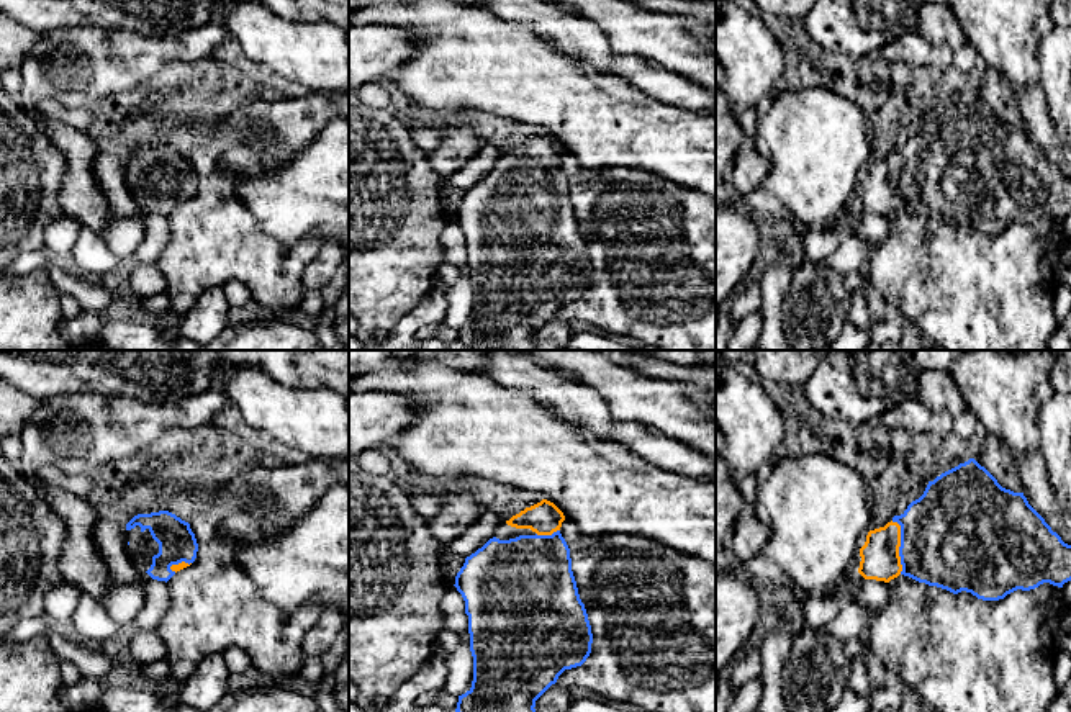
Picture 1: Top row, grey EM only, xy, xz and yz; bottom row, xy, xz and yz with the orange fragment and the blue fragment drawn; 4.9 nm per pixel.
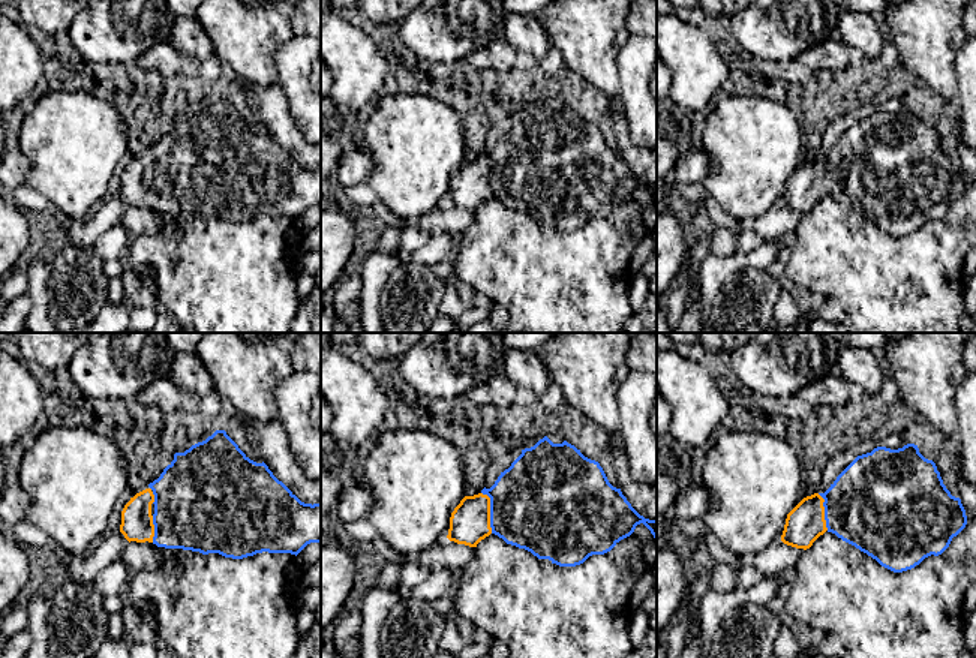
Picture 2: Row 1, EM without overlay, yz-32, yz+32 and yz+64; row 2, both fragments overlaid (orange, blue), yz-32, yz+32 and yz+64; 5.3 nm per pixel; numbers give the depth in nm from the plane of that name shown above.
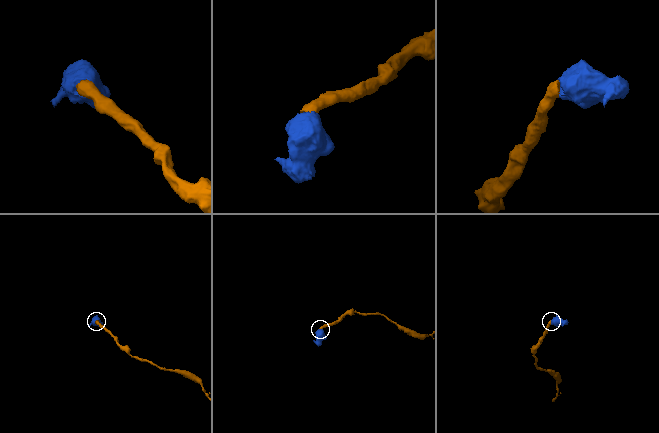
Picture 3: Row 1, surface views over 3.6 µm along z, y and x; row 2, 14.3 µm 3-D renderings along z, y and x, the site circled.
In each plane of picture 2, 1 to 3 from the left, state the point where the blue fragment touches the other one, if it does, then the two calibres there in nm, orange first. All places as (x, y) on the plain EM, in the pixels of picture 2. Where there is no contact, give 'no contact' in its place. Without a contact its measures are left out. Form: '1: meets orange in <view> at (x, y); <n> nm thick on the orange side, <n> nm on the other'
1: meets orange in yz-32 at (153, 194); 180 nm thick on the orange side, 440 nm on the other
2: meets orange in yz+32 at (489, 176); 220 nm thick on the orange side, 480 nm on the other
3: meets orange in yz+64 at (823, 176); 200 nm thick on the orange side, 460 nm on the other

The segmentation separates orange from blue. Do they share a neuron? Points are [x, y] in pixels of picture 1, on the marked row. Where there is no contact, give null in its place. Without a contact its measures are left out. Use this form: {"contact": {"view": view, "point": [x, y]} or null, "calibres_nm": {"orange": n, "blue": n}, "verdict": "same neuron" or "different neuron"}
{"contact": {"view": "yz", "point": [899, 545]}, "calibres_nm": {"orange": 190, "blue": 480}, "verdict": "same neuron"}

